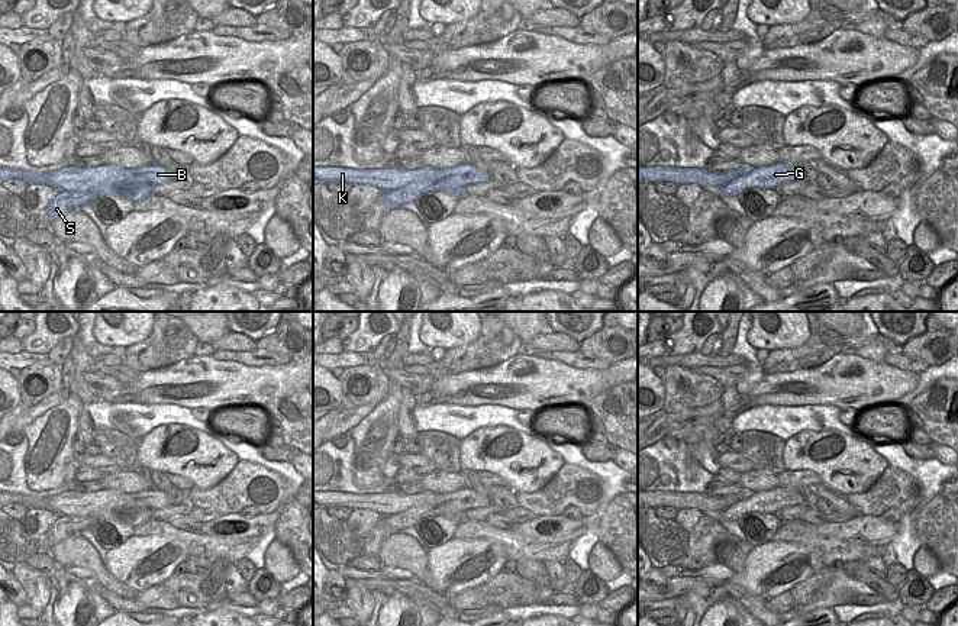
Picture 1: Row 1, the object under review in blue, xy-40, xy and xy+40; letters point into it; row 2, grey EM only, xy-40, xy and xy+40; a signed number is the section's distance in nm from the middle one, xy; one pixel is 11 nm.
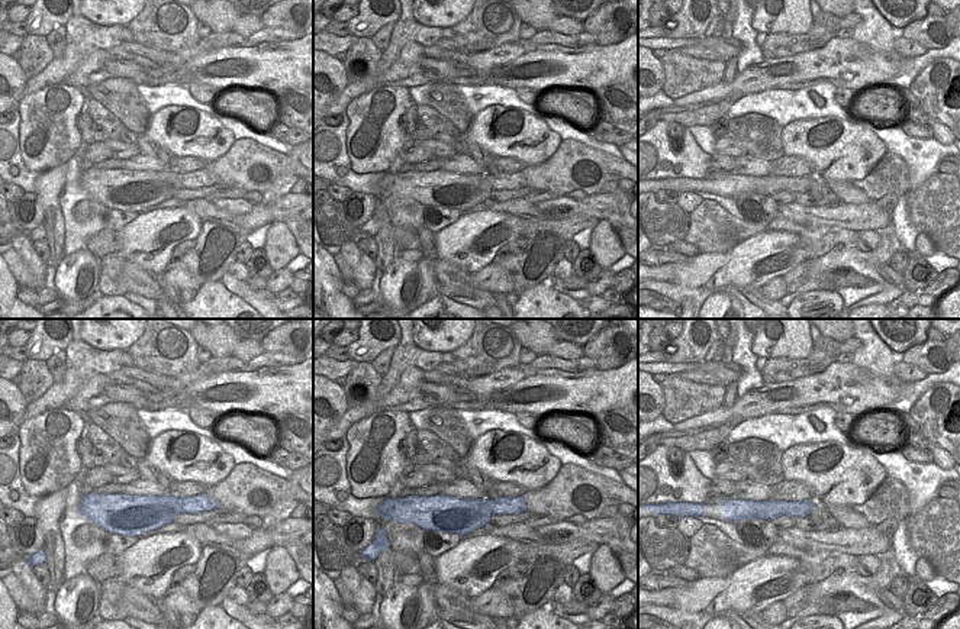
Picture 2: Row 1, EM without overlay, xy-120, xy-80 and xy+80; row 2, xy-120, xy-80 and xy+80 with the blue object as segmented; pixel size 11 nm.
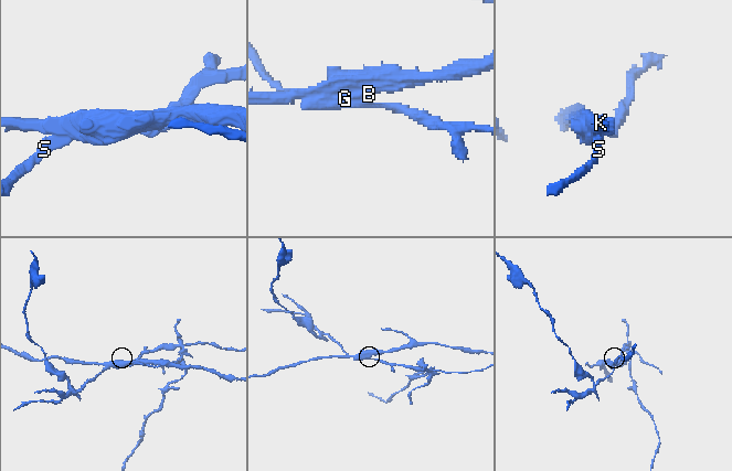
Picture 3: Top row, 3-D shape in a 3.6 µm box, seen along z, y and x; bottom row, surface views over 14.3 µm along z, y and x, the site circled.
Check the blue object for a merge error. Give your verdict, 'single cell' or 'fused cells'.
fused cells

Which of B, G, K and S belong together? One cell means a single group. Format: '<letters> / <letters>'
B G S / K

